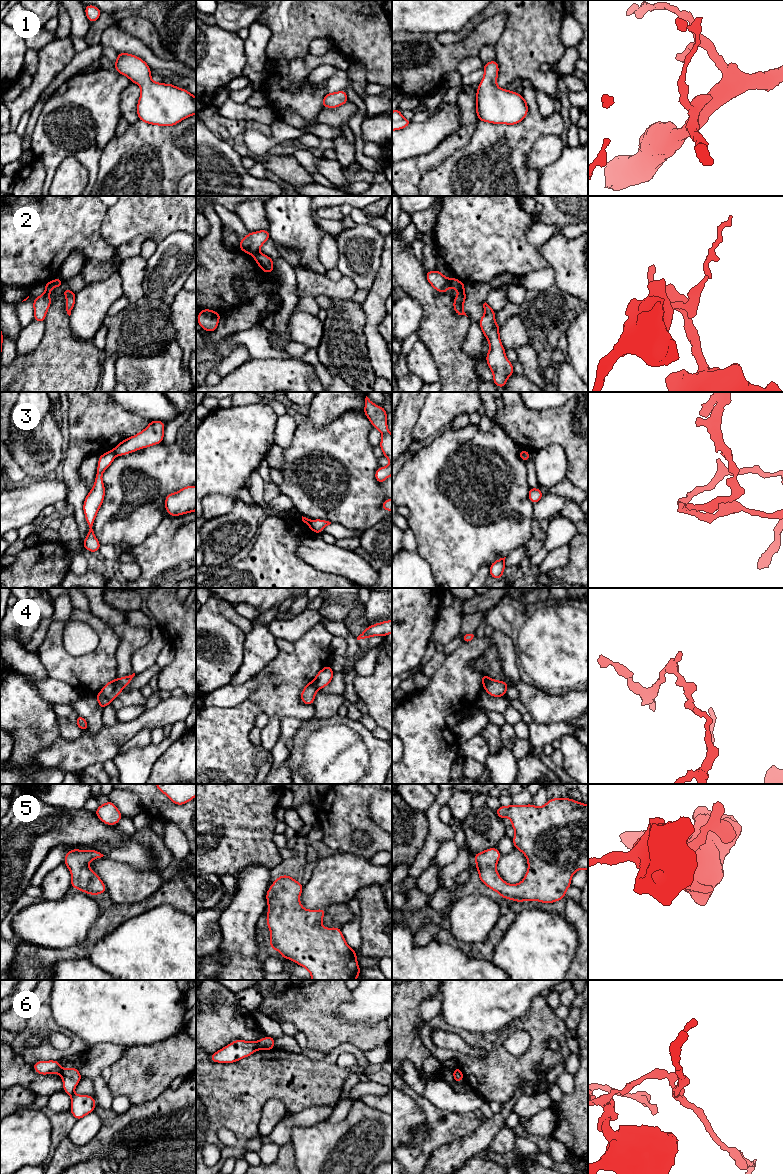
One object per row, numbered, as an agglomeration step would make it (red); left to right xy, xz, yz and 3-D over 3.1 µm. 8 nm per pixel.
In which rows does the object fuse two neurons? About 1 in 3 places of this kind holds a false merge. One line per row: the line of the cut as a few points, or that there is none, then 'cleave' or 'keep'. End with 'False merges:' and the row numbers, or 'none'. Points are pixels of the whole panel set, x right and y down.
1: cut none; keep
2: cut yz (450, 279), (448, 286); cleave
3: cut xy (112, 450), (116, 454); cleave
4: cut xy (116, 678), (123, 687); cleave
5: cut none; keep
6: cut xz (258, 1041), (256, 1049); cleave
False merges: 2, 3, 4, 6

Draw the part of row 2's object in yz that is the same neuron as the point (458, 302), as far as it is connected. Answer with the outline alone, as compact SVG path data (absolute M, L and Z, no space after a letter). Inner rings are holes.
M455 277L450 279L449 287L456 289L458 291L457 297L453 300L454 311L458 315L466 315L463 311L463 305L466 300L466 293L464 291L465 283L459 281ZM467 316L468 317L468 316Z

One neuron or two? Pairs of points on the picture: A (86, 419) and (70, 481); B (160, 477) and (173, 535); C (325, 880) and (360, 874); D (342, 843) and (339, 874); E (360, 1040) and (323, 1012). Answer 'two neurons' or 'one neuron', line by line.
A: one neuron
B: two neurons
C: one neuron
D: two neurons
E: one neuron

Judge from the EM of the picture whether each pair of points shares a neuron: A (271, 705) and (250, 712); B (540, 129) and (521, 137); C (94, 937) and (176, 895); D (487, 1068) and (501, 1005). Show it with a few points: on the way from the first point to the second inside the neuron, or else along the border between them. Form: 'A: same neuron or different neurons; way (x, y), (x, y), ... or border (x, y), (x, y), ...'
A: different neurons; border (248, 699), (255, 702), (263, 712)
B: same neuron; way (535, 129), (529, 129), (526, 132)
C: same neuron; way (114, 917), (118, 913), (140, 908), (156, 899)
D: different neurons; border (514, 1019), (494, 1034), (472, 1033)

